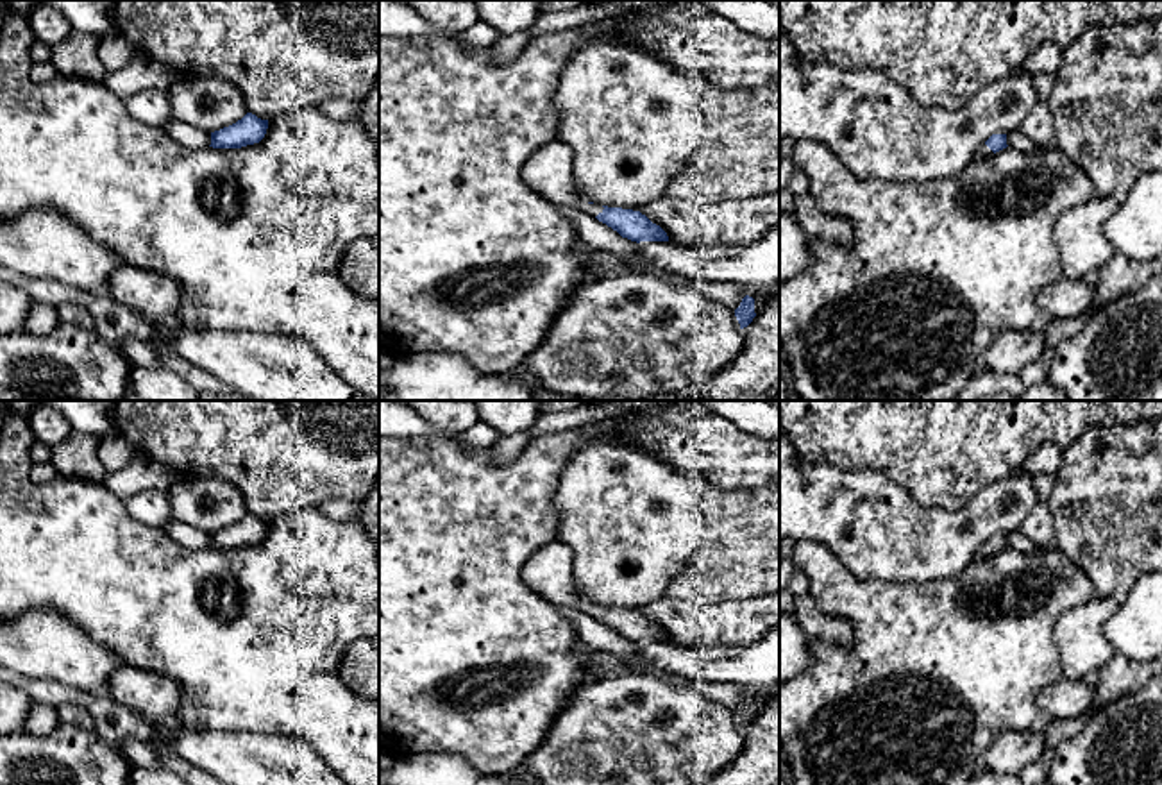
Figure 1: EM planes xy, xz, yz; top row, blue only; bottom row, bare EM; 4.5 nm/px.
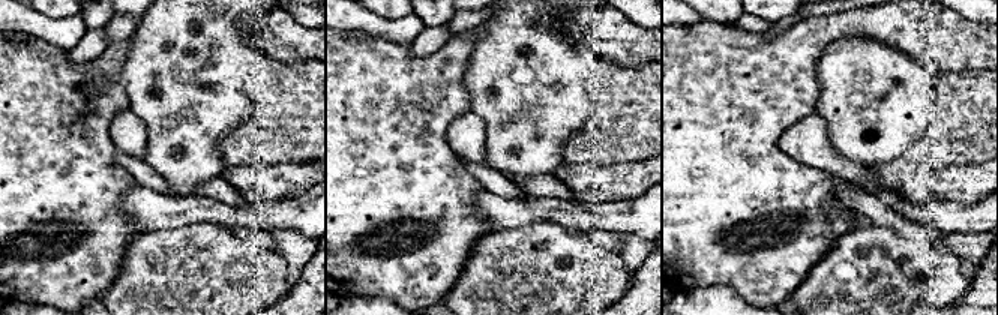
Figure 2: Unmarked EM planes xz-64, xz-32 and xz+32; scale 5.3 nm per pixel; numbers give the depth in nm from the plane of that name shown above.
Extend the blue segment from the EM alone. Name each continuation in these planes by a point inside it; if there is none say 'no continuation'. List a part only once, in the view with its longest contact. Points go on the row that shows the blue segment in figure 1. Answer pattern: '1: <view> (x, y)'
1: xz (547, 172)

